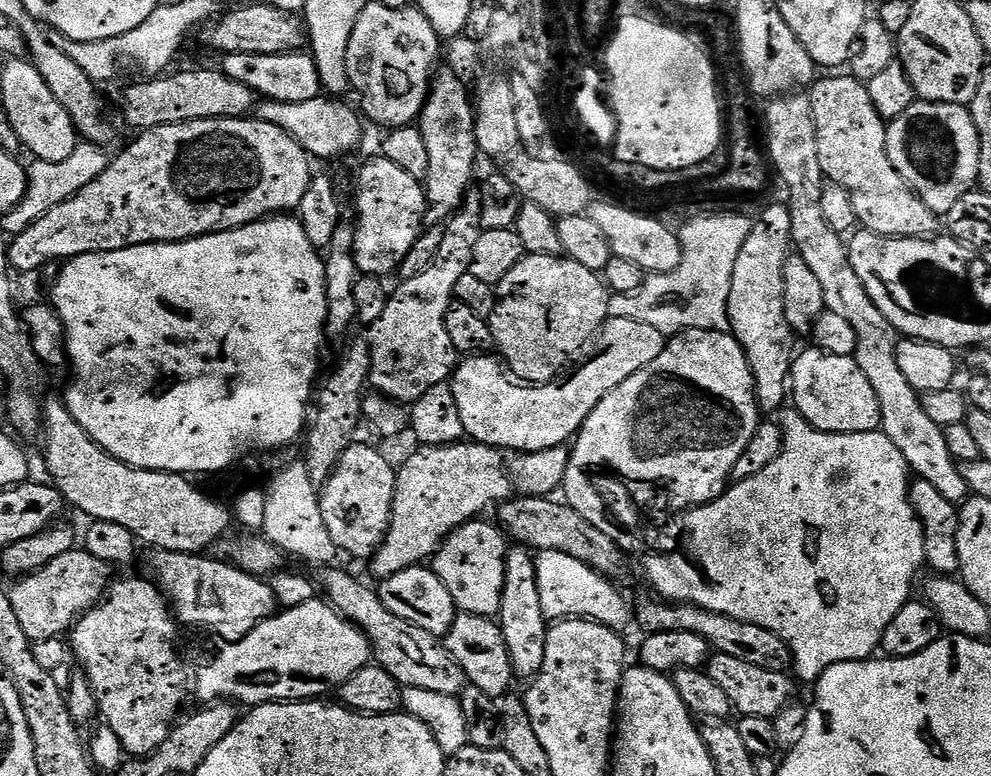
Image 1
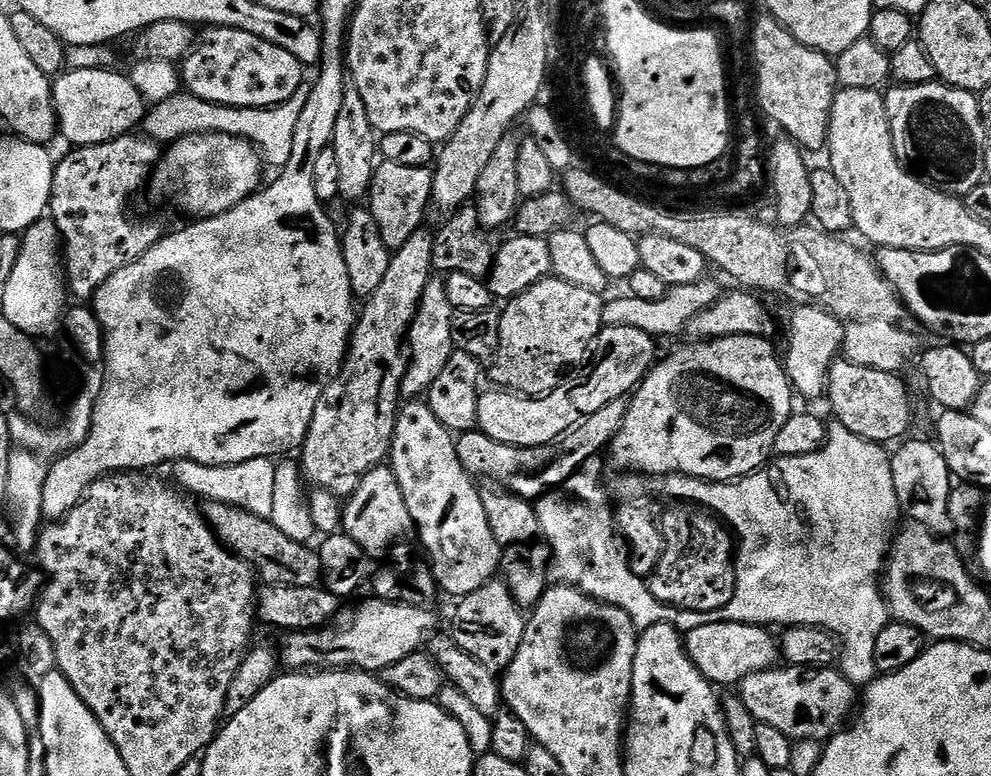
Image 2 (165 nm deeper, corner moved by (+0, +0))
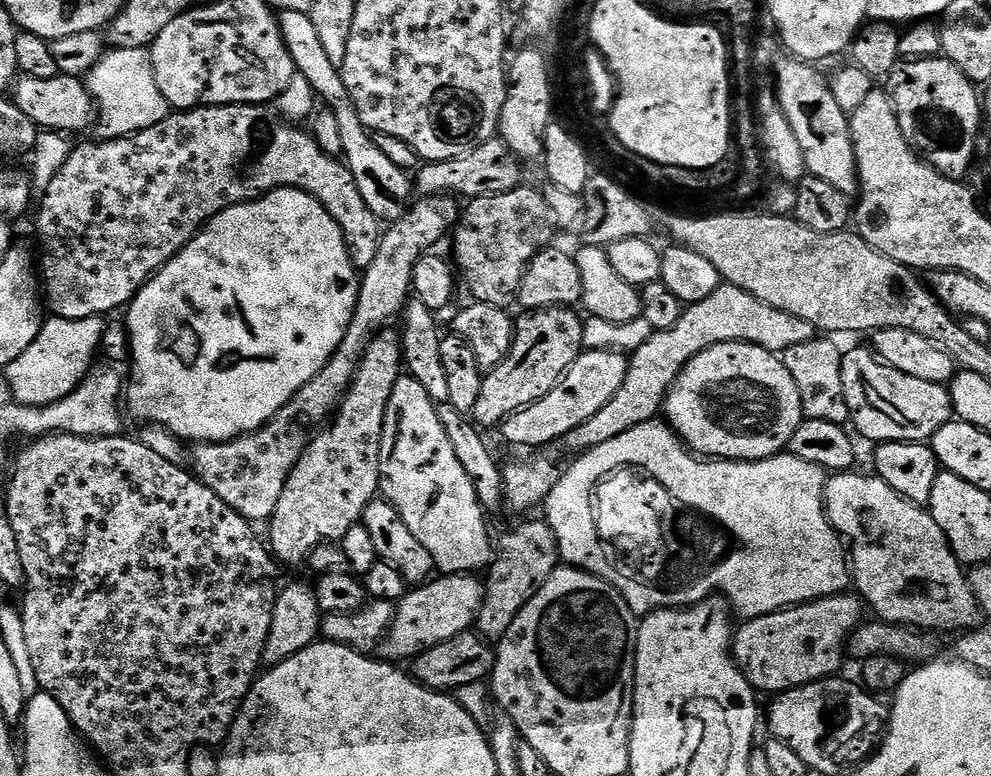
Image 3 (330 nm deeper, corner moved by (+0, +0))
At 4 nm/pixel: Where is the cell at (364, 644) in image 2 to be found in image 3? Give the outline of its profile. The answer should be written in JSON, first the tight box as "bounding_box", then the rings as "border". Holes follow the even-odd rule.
{"bounding_box":[382,574,484,662],"border":[[[472,574],[441,575],[405,591],[404,596],[396,604],[392,629],[388,631],[382,645],[382,652],[385,652],[383,655],[396,662],[408,662],[421,652],[430,650],[430,646],[438,646],[438,642],[446,642],[458,634],[469,631],[475,625],[484,601],[484,585],[476,579],[477,577]]]}

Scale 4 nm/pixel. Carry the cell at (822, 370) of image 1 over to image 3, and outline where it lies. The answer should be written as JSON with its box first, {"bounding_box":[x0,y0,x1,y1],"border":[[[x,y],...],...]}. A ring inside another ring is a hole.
{"bounding_box":[840,348,954,445],"border":[[[864,348],[845,351],[840,361],[844,397],[853,429],[856,427],[868,440],[876,440],[877,445],[892,440],[928,442],[936,431],[954,419],[952,399],[945,385],[900,373],[884,364],[875,352]]]}

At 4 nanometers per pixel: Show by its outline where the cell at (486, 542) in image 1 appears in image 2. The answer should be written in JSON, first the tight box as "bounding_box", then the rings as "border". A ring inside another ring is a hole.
{"bounding_box":[392,403,502,598],"border":[[[427,403],[404,405],[396,413],[392,435],[392,473],[398,478],[402,498],[406,498],[415,535],[420,535],[420,544],[432,563],[437,586],[453,598],[469,596],[497,575],[502,549],[490,530],[490,522],[486,522],[480,488],[472,485],[473,479],[456,456],[453,433],[432,417]]]}

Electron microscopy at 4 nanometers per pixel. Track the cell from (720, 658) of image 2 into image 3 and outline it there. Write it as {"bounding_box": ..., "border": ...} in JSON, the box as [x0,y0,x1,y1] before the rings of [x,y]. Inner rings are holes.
{"bounding_box":[732,594,866,694],"border":[[[841,594],[827,596],[809,604],[795,604],[782,612],[771,612],[765,616],[754,616],[743,621],[744,624],[735,629],[732,637],[732,658],[740,673],[752,683],[752,687],[761,693],[779,694],[791,688],[800,688],[815,680],[826,680],[837,675],[840,663],[846,660],[846,649],[850,634],[862,622],[860,616],[866,612],[865,605],[859,595]]]}

